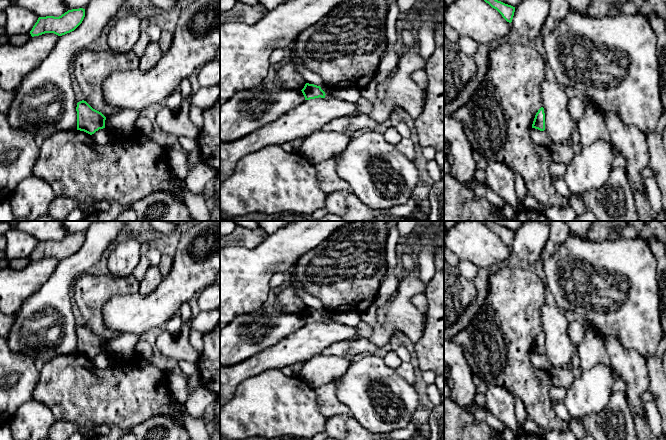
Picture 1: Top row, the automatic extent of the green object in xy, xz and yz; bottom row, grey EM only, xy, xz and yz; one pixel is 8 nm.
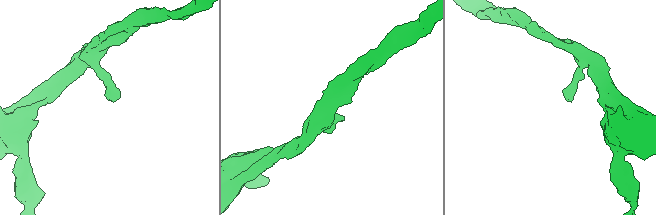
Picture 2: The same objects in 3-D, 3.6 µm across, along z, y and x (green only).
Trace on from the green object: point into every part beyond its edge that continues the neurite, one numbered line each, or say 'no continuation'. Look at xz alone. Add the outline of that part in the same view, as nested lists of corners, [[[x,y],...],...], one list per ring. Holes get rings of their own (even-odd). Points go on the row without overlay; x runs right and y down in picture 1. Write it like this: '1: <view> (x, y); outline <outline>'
no continuation

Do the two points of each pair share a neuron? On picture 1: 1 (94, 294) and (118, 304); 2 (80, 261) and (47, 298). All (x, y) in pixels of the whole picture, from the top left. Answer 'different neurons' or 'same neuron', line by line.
1: different neurons
2: same neuron

